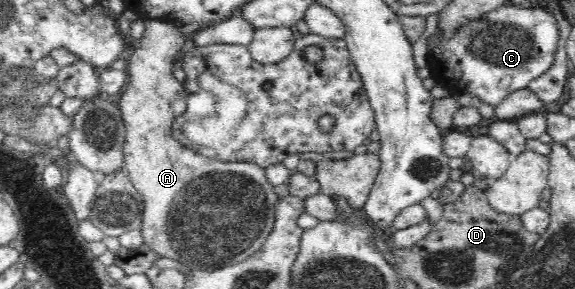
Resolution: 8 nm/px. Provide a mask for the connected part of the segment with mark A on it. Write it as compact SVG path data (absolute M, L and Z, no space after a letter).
M158 19L146 20L144 23L145 29L140 46L136 48L132 56L130 56L129 62L126 64L126 71L129 76L127 84L116 98L125 126L125 141L123 144L123 153L125 156L124 168L132 184L136 187L136 190L143 196L143 222L141 223L140 230L142 237L144 237L144 243L148 245L148 248L152 249L152 252L158 254L160 257L179 261L188 269L200 269L202 271L215 270L223 268L224 265L230 264L231 262L235 264L242 263L244 260L257 254L264 247L266 240L269 239L270 234L274 231L276 206L278 206L278 202L280 202L280 197L274 192L274 185L266 179L266 169L263 169L260 165L234 161L222 162L216 158L208 158L207 156L196 153L171 135L175 115L172 109L170 109L170 102L173 96L185 94L183 83L172 75L172 67L178 64L181 50L184 49L185 42L190 36L188 36L188 34L185 36L181 35L179 26Z

